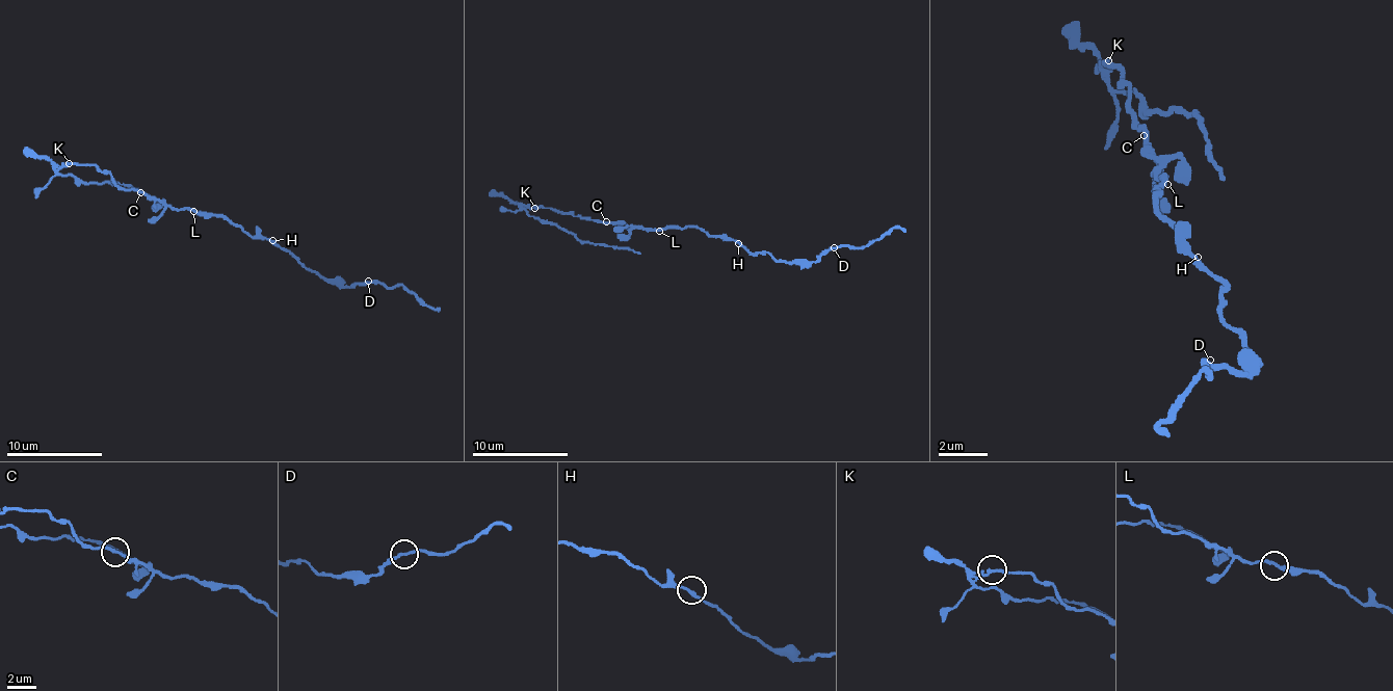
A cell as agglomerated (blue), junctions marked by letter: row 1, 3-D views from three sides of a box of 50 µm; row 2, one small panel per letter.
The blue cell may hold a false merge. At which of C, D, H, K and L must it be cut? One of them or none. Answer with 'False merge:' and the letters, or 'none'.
False merge: K

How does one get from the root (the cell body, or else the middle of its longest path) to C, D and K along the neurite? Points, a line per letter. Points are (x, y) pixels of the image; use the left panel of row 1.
C: (195, 209), (172, 209), (140, 192)
D: (195, 209), (227, 216), (251, 235), (272, 240), (324, 278), (337, 278), (344, 286), (368, 281)
K: (195, 209), (172, 209), (135, 189), (124, 189), (109, 173), (95, 165), (69, 163)

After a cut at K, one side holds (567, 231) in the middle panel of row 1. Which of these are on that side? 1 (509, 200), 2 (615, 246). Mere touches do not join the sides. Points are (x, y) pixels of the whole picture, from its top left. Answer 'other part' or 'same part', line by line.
1: other part
2: same part

